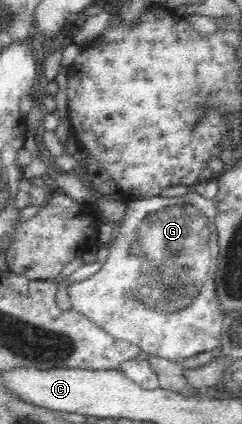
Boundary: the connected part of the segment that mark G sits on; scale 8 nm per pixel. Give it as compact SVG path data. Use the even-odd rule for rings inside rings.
M191 189L190 192L179 197L154 196L144 199L130 199L125 203L127 211L123 220L116 224L116 232L113 239L107 241L109 247L108 257L100 270L90 278L66 283L68 297L72 308L94 321L101 329L110 336L118 340L125 340L135 346L141 347L141 353L150 356L165 358L174 362L181 362L188 357L211 351L215 347L220 347L222 342L222 323L225 318L223 308L217 300L217 292L214 282L214 270L218 267L218 231L216 226L217 204L215 199L204 199L199 193Z

